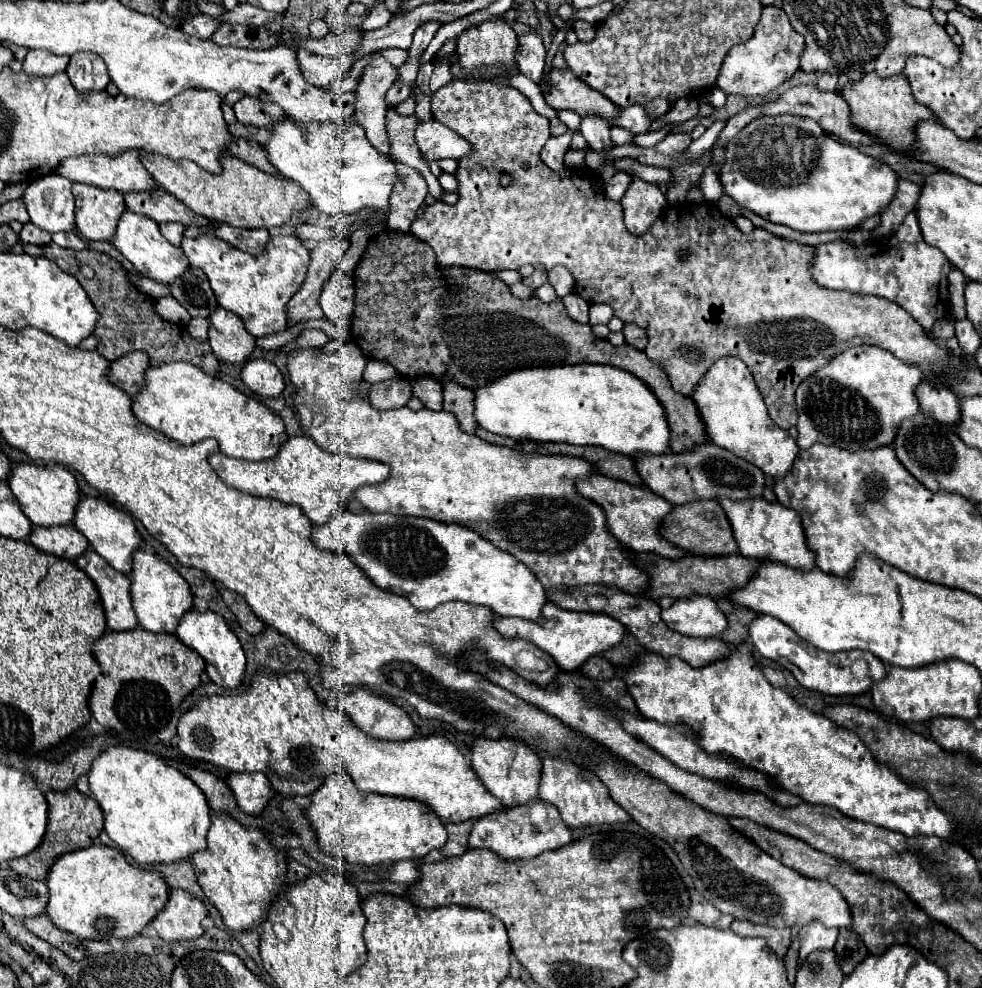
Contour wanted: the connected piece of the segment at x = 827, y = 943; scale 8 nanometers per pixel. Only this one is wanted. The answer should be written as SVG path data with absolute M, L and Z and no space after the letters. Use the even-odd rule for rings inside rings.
M808 924L808 928L802 928L800 938L800 964L804 962L804 956L808 956L814 950L830 950L836 942L838 930L836 928L824 928L822 924Z

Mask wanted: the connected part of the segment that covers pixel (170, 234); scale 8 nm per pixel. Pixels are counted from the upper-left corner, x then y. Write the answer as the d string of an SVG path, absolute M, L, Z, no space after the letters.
M162 222L162 224L160 224L162 236L168 238L172 244L178 244L178 246L180 246L180 242L182 242L182 232L184 232L184 228L186 228L186 226L176 224L176 222Z

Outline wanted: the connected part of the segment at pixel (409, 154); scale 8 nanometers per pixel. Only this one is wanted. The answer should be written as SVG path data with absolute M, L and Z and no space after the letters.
M394 108L386 112L386 132L388 132L388 140L390 140L390 156L400 164L420 170L420 174L424 176L424 180L428 184L428 194L434 196L438 202L442 202L444 190L440 188L438 178L432 174L428 162L422 158L418 144L414 140L418 122L420 120L416 114L402 116Z

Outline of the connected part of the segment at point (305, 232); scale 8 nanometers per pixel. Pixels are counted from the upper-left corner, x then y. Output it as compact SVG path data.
M302 224L298 226L296 230L298 238L306 240L306 238L312 238L312 240L324 240L328 236L328 230L322 228L322 226L316 226L316 224Z

